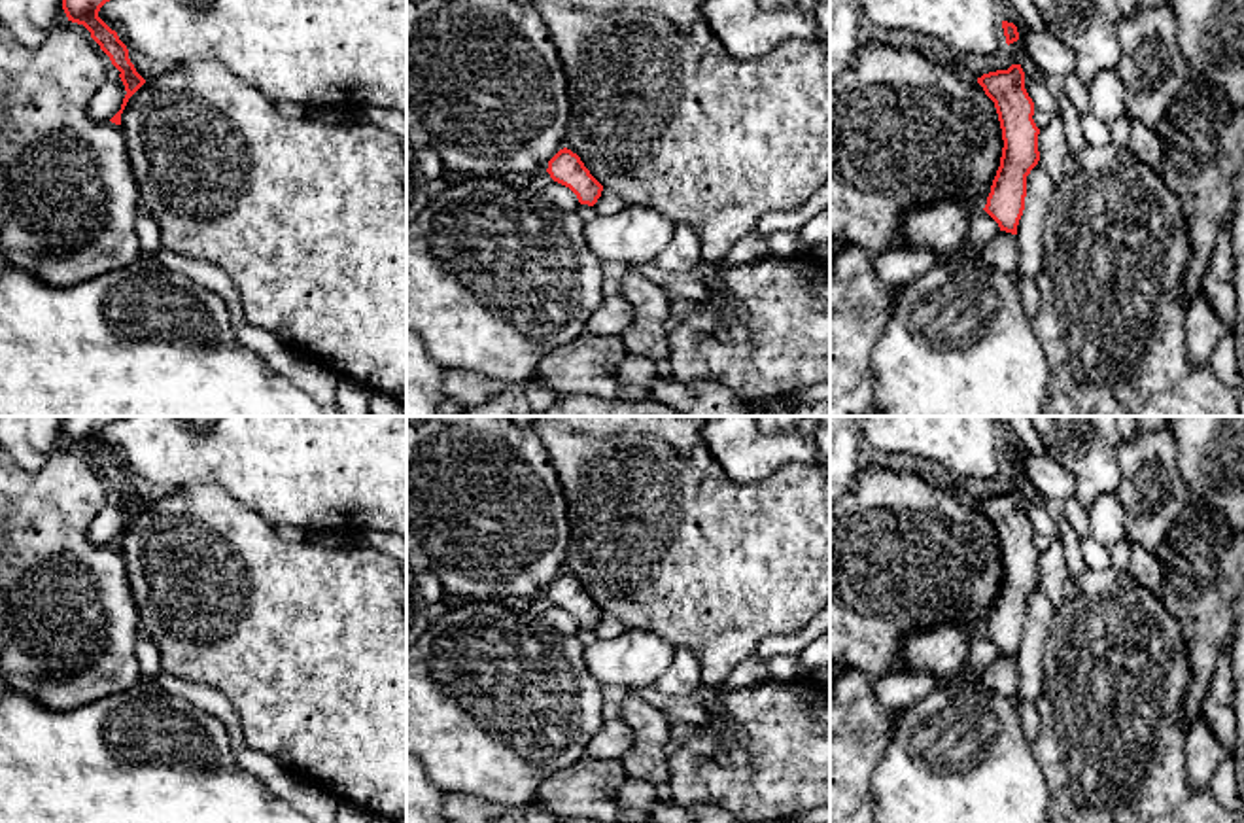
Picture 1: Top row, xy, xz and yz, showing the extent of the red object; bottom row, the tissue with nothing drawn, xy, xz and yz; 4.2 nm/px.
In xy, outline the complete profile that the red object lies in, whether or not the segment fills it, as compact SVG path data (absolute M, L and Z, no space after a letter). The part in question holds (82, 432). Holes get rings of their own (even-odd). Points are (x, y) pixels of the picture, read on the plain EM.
M62 416L62 433L64 433L68 445L83 448L91 456L91 462L110 481L112 488L121 496L119 501L125 509L127 518L123 522L121 534L110 543L115 549L121 549L121 537L123 537L129 522L146 507L146 503L136 496L134 488L130 486L127 469L119 464L117 456L112 454L98 441L100 431L106 426L110 426L112 422L117 422L121 418L127 418L127 416Z

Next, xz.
M567 571L548 585L546 596L554 605L569 611L580 628L594 630L601 621L603 609L590 598L580 581Z

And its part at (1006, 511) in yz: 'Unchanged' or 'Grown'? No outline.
Unchanged

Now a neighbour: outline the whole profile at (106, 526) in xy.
M110 499L89 526L89 541L95 545L110 545L123 528L127 515L119 499Z

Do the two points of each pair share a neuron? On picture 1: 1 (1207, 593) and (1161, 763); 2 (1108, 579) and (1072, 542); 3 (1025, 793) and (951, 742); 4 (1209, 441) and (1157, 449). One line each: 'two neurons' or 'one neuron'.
1: two neurons
2: two neurons
3: one neuron
4: two neurons

